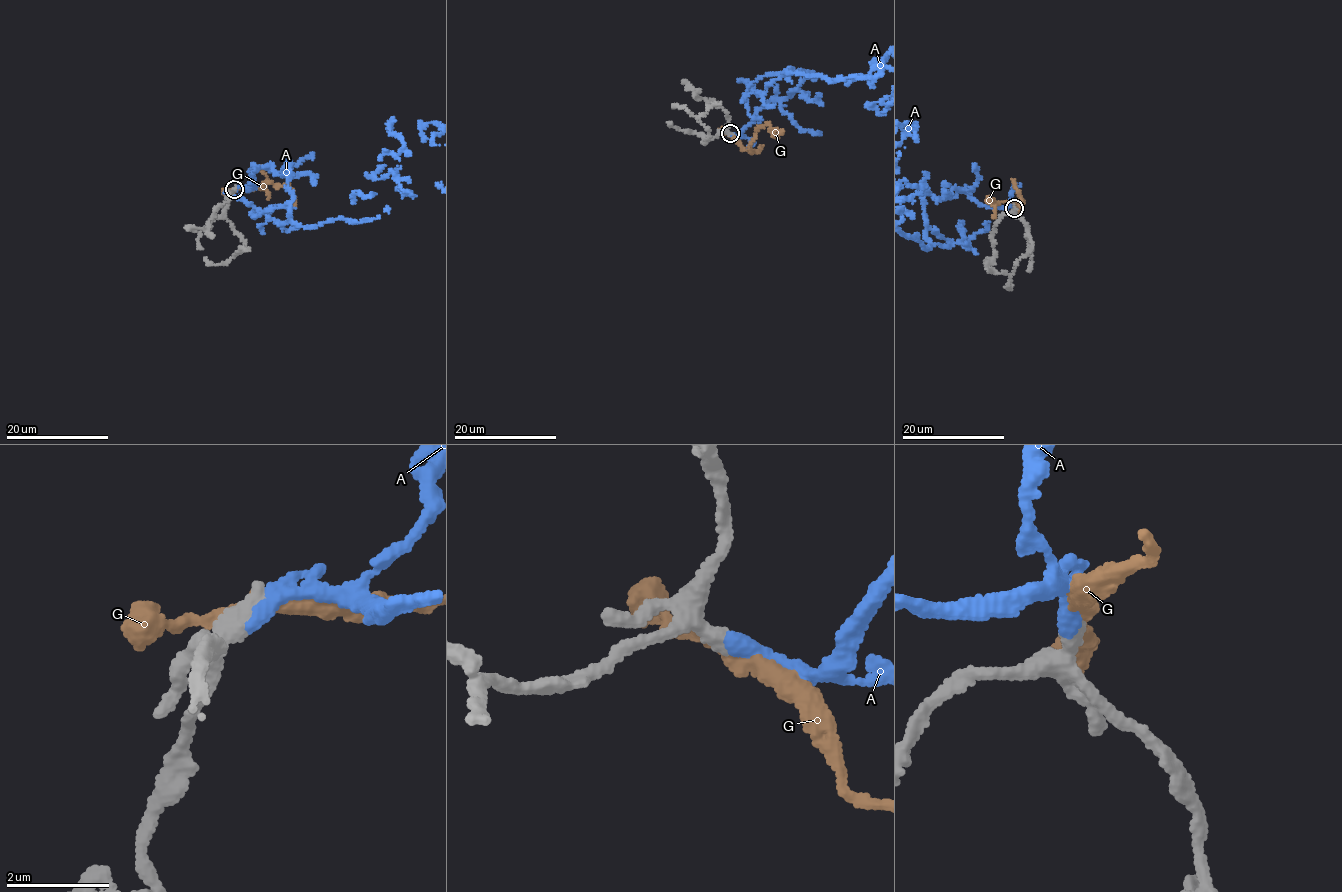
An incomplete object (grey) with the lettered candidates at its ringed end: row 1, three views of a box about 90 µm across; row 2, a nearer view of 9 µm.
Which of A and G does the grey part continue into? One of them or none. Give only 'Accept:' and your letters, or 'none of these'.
Accept: A

